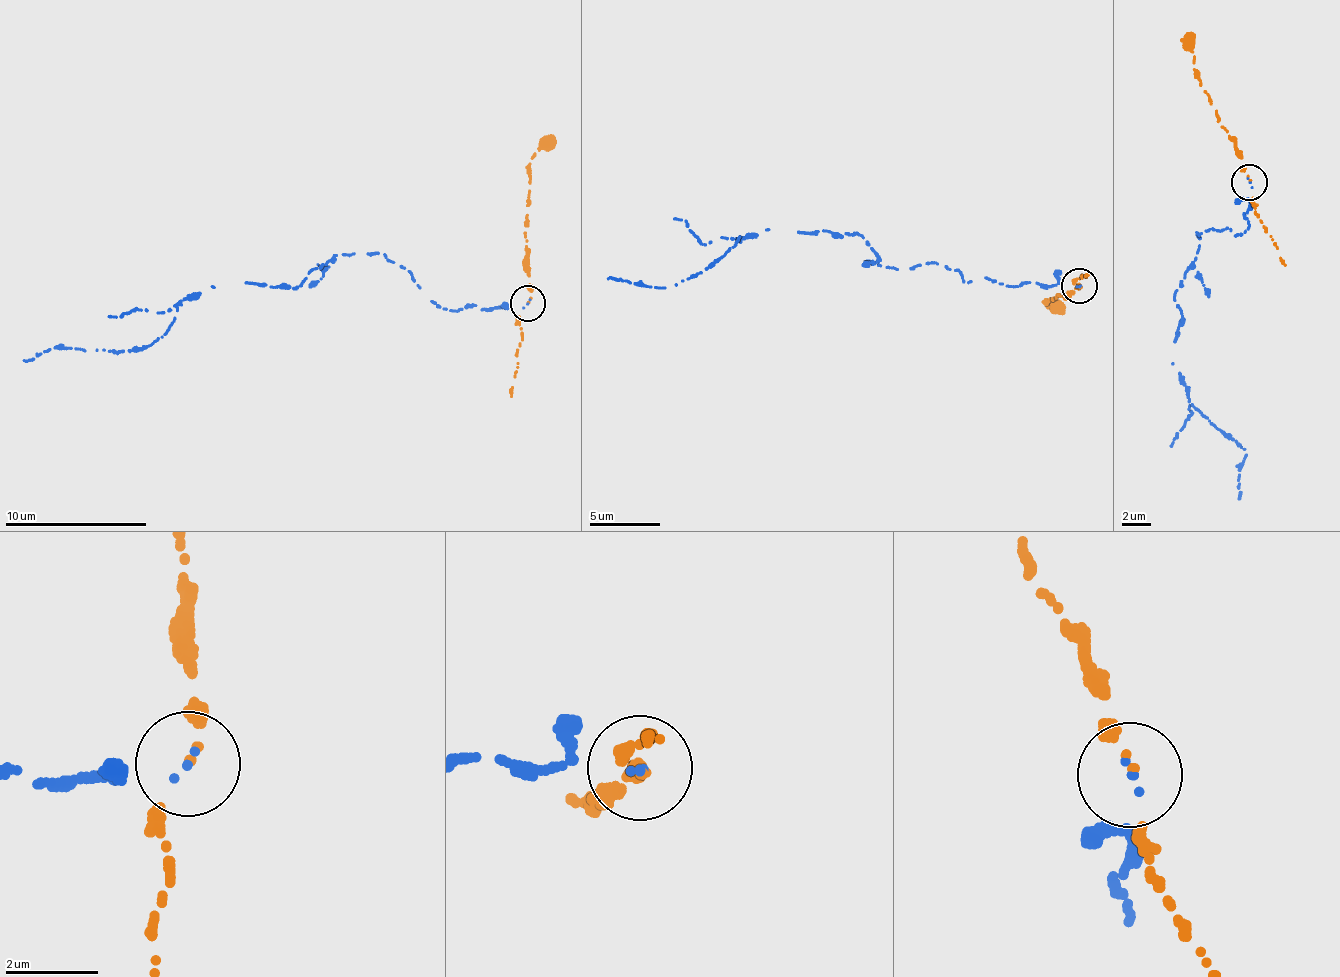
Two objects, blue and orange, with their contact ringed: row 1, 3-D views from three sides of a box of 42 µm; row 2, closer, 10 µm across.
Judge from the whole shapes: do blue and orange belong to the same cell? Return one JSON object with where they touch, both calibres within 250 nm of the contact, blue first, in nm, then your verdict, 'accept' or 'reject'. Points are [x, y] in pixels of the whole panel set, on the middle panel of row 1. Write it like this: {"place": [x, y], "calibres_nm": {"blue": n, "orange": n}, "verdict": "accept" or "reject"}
{"place": [1079, 285], "calibres_nm": {"blue": 100, "orange": 90}, "verdict": "reject"}

